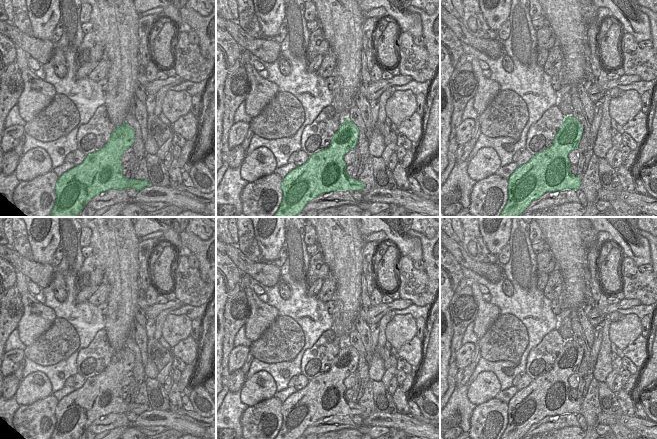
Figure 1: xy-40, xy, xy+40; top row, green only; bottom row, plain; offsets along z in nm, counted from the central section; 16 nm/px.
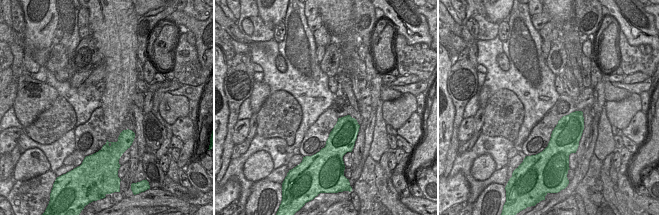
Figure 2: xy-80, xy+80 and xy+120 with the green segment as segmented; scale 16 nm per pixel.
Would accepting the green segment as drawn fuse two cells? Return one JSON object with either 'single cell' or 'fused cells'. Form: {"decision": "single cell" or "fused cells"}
{"decision": "fused cells"}

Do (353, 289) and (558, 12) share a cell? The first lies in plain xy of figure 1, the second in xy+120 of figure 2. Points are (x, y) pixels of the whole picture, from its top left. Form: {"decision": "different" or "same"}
{"decision": "same"}

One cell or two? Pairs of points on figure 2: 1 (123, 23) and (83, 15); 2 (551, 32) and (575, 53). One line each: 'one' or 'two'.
1: two
2: two

